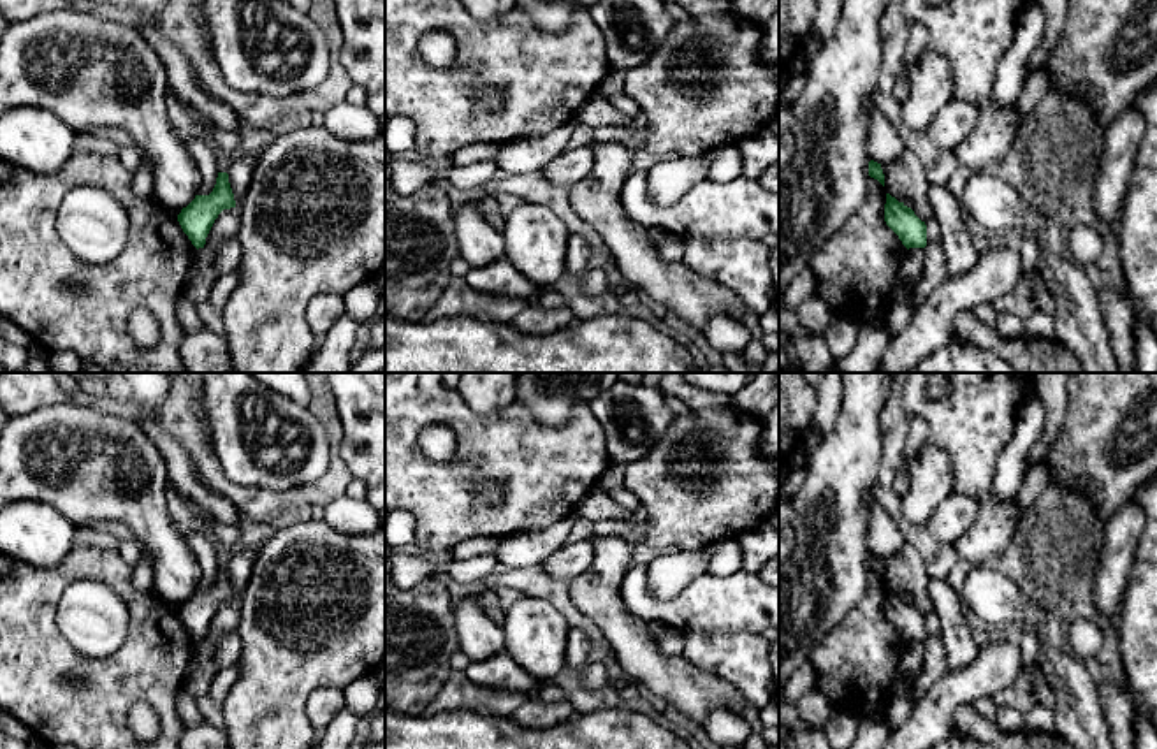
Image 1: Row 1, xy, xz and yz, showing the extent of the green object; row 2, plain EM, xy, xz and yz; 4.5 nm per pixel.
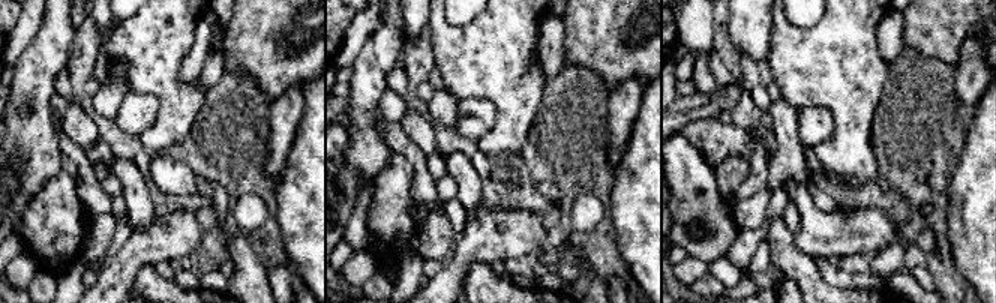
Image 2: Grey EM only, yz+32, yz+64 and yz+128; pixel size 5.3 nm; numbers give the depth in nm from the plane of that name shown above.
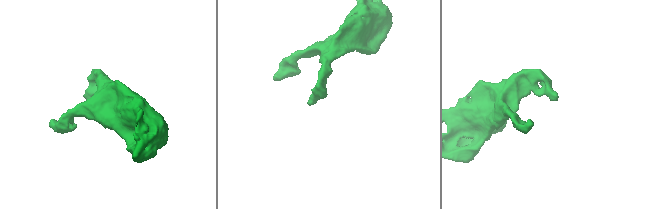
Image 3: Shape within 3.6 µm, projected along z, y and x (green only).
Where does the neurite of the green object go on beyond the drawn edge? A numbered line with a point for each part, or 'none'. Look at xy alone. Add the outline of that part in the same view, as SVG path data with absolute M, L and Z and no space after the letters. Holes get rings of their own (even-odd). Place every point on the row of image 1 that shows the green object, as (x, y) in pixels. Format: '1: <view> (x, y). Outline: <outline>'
none

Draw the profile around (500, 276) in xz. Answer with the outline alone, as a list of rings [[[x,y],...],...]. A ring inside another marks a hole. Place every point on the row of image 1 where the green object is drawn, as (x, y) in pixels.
[[[505,257],[482,267],[471,267],[466,283],[477,292],[535,302],[540,288],[520,274]]]

